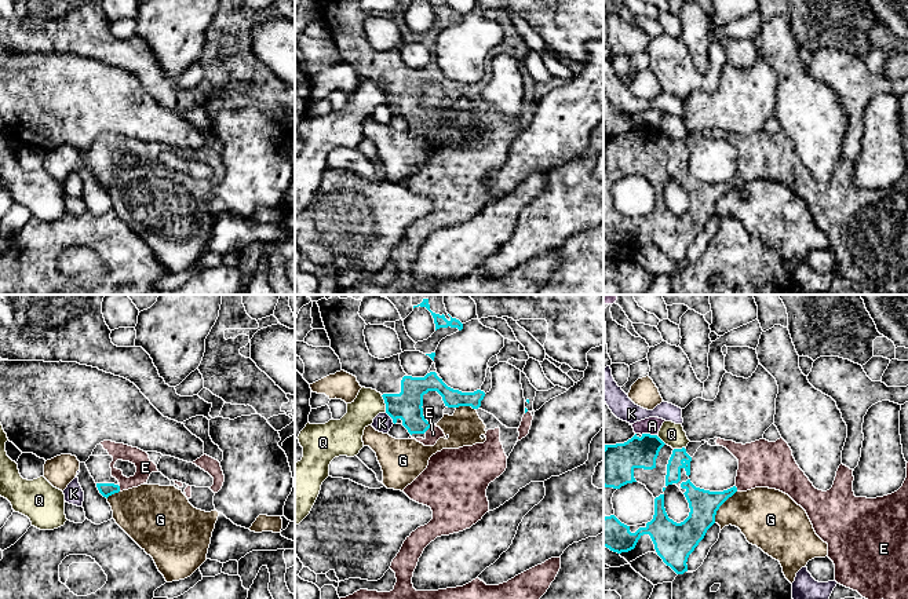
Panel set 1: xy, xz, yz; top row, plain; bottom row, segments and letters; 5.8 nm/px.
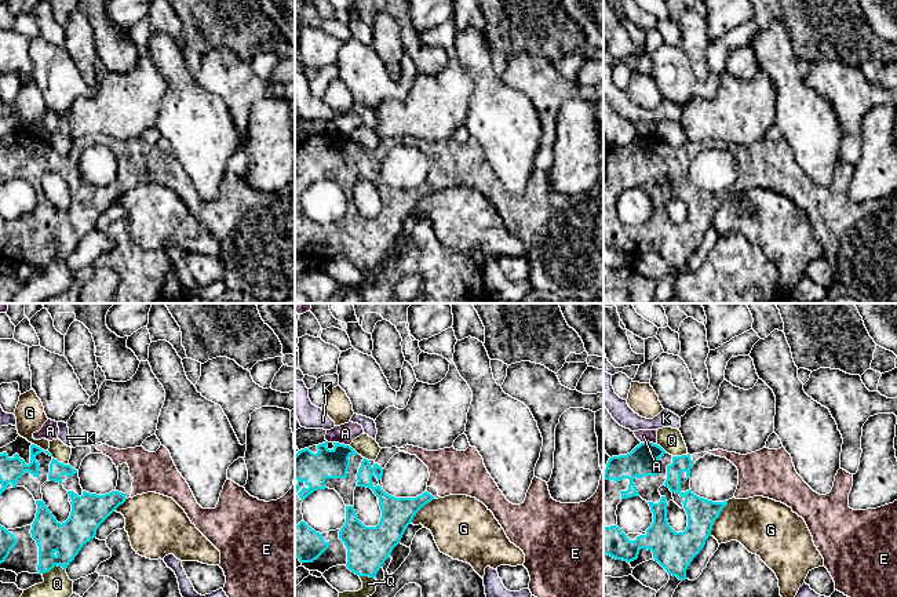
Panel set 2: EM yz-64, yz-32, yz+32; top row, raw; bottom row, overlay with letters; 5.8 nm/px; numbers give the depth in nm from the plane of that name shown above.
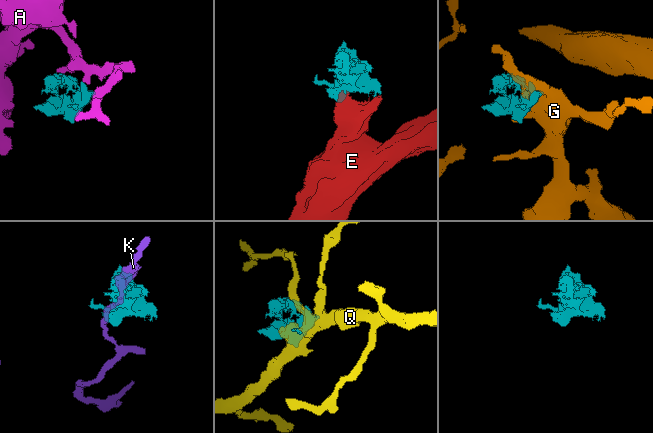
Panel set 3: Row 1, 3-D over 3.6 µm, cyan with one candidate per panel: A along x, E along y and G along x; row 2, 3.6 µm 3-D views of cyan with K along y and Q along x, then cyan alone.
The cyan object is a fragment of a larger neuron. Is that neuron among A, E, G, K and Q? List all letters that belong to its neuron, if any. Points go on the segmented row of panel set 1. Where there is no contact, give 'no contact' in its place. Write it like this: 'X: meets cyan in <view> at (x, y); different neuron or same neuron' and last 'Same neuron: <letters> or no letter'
A: meets cyan in yz at (649, 434); different neuron
E: meets cyan in xz at (427, 428); same neuron
G: meets cyan in yz at (719, 506); different neuron
K: meets cyan in xz at (390, 416); different neuron
Q: meets cyan in xz at (385, 402); different neuron
Same neuron: E

